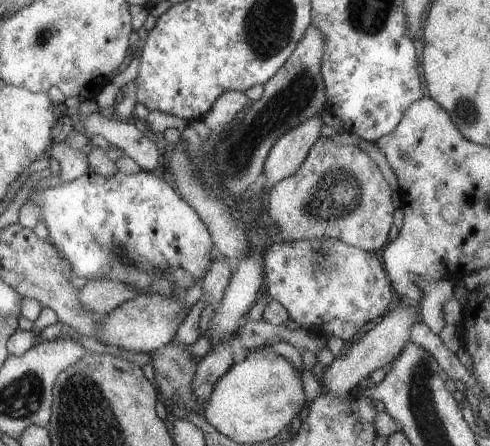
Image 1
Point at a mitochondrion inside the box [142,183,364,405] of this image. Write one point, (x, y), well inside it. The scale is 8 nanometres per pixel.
(322, 264)

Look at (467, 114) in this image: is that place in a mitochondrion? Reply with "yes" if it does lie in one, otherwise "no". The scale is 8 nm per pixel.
yes

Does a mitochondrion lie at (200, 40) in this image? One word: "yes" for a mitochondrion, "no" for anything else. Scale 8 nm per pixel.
no

